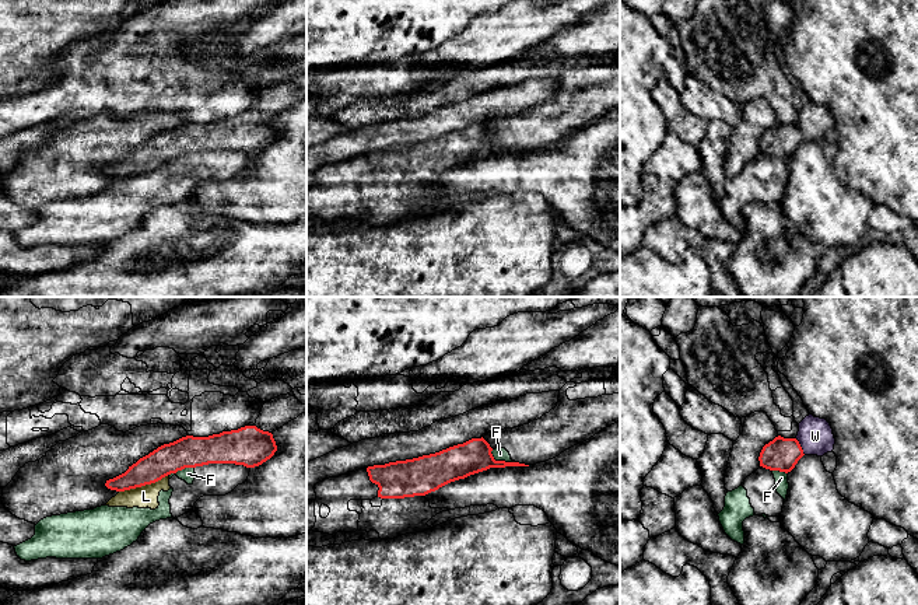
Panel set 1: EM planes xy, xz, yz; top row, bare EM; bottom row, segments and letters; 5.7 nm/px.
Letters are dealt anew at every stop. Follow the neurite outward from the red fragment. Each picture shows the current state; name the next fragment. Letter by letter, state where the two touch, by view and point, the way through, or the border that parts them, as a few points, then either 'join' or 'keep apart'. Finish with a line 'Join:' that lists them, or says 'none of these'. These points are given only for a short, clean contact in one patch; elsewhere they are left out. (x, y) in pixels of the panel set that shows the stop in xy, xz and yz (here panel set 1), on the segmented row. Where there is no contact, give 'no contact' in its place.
F: meets red in xz at (501, 461); border along xz (490, 451), (496, 460), (514, 462); keep apart
L: meets red in xy at (143, 485); keep apart
W: meets red in yz at (801, 447); join
Join: W

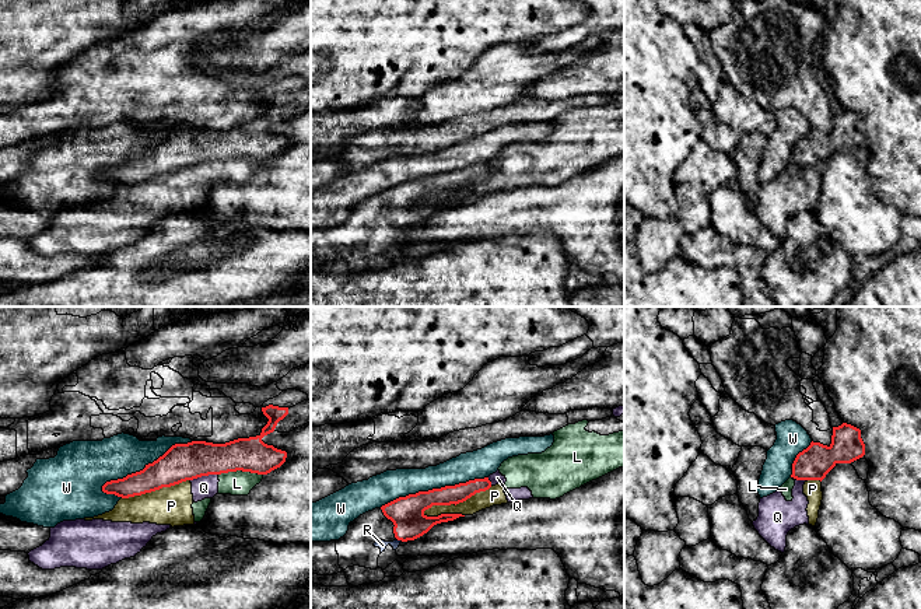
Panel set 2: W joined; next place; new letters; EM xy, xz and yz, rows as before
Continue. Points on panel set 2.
L: meets red in xy at (240, 469); keep apart
P: meets red in xz at (457, 503); keep apart
Q: meets red in xy at (203, 475); border along xy (217, 473), (198, 476), (191, 480); keep apart
R: meets red in xz at (401, 539); join
W: meets red in xy at (146, 466); keep apart
Join: R

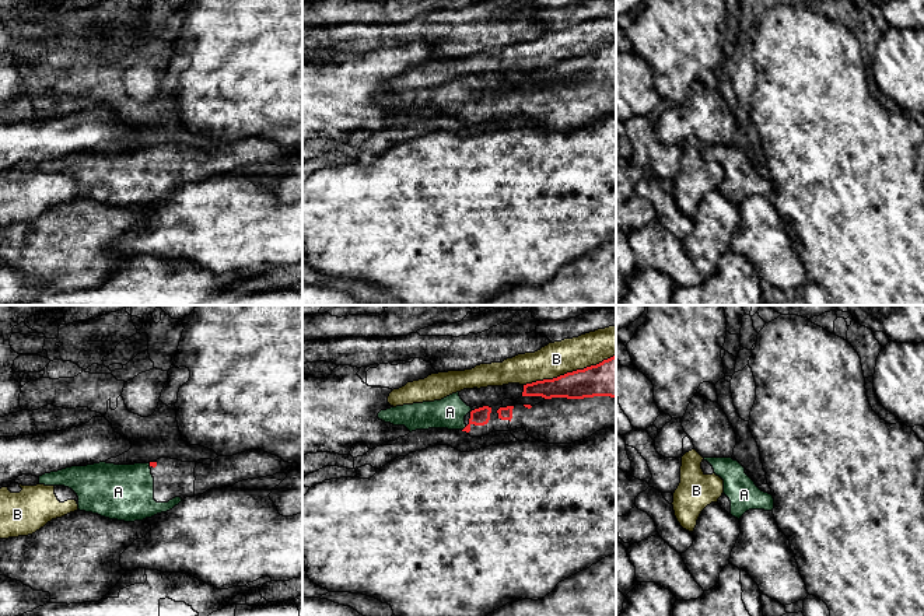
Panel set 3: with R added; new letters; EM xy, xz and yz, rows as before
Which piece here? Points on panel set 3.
A: meets red in xz at (464, 429); join
B: meets red in xz at (569, 373); keep apart
Join: A

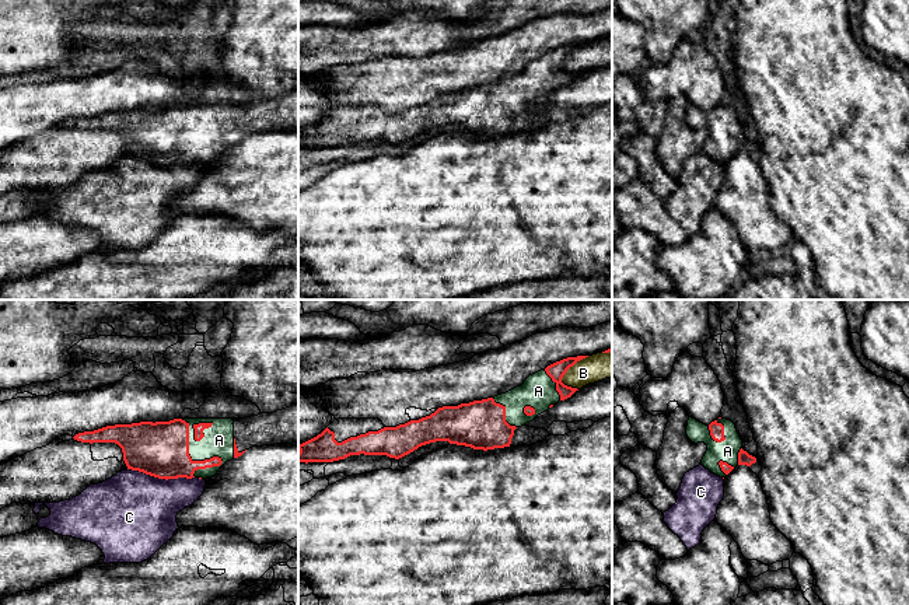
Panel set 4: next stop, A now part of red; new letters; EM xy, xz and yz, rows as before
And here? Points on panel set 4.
A: meets red in xy at (189, 455); join
B: meets red in xz at (570, 366); keep apart
C: meets red in xy at (161, 478); keep apart
Join: A

